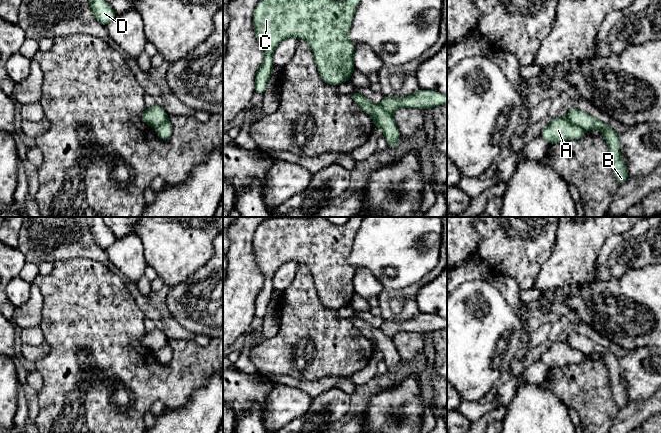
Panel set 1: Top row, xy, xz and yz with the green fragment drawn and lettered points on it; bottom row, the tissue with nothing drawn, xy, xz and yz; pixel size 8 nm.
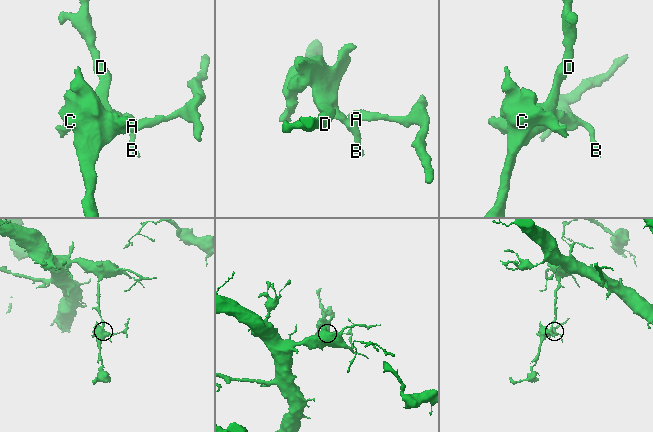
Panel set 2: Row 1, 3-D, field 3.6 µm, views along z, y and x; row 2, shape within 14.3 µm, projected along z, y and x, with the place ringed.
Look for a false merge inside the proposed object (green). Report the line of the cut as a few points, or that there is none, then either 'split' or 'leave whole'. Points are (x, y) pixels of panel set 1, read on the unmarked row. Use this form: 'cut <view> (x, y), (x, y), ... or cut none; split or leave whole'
cut yz (564, 342), (580, 350), (585, 355); split

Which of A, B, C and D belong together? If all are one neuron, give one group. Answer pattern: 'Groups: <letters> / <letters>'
Groups: A / B C D

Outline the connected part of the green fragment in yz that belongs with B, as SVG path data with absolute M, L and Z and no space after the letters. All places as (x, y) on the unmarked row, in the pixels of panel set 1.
M576 332L569 334L565 343L571 348L581 351L585 356L595 352L601 355L601 361L607 366L610 375L614 401L619 409L624 408L629 399L626 389L621 382L619 359L606 347Z

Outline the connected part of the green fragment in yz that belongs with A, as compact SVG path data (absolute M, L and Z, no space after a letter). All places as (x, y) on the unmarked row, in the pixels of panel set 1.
M559 341L550 345L540 357L540 360L548 368L562 367L568 364L580 363L585 355L576 349L571 348L565 342Z

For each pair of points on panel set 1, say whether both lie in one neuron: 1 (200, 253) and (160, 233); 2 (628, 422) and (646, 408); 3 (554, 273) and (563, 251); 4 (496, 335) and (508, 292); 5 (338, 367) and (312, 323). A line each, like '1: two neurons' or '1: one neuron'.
1: one neuron
2: one neuron
3: one neuron
4: two neurons
5: one neuron

